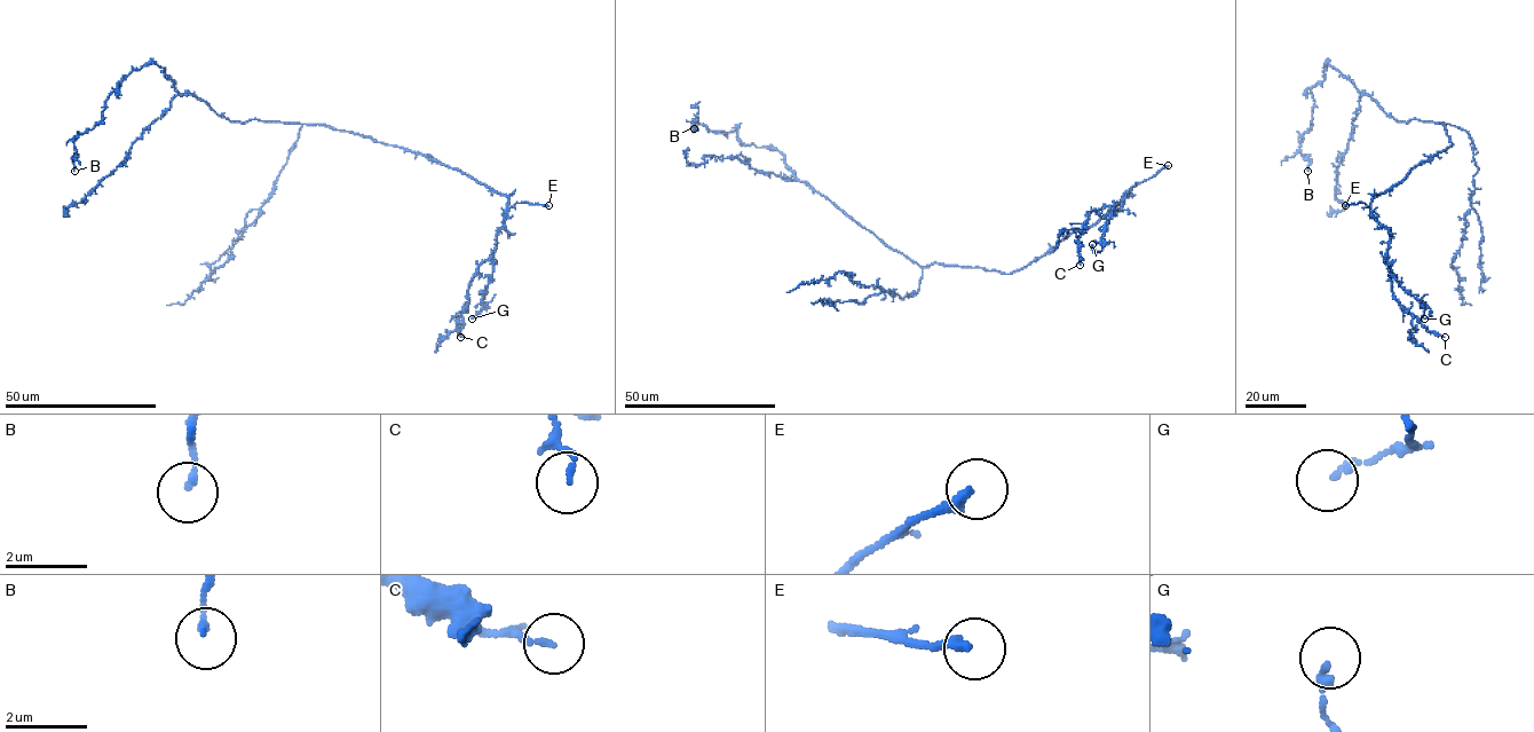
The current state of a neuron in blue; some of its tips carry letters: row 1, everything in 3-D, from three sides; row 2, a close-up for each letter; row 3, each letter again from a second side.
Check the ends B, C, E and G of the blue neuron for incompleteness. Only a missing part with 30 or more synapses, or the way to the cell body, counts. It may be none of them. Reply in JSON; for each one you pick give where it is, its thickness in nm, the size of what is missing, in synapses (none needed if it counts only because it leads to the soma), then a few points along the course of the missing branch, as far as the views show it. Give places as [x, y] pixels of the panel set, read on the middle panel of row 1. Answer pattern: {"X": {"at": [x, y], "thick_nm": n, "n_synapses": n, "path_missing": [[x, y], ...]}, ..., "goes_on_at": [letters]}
{"E": {"at": [1168, 165], "thick_nm": 240, "path_missing": [[1168, 165], [1191, 152], [1219, 170]]}, "goes_on_at": ["E"]}

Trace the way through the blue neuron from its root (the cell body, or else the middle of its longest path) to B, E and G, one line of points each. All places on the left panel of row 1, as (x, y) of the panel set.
B: (337, 131), (230, 122), (180, 94), (163, 68), (147, 62), (117, 85), (102, 119), (73, 141), (74, 171)
E: (337, 131), (358, 133), (439, 160), (504, 194), (508, 207), (518, 203), (548, 205)
G: (337, 131), (432, 157), (507, 197), (507, 215), (491, 258), (492, 278), (481, 312), (472, 319)

